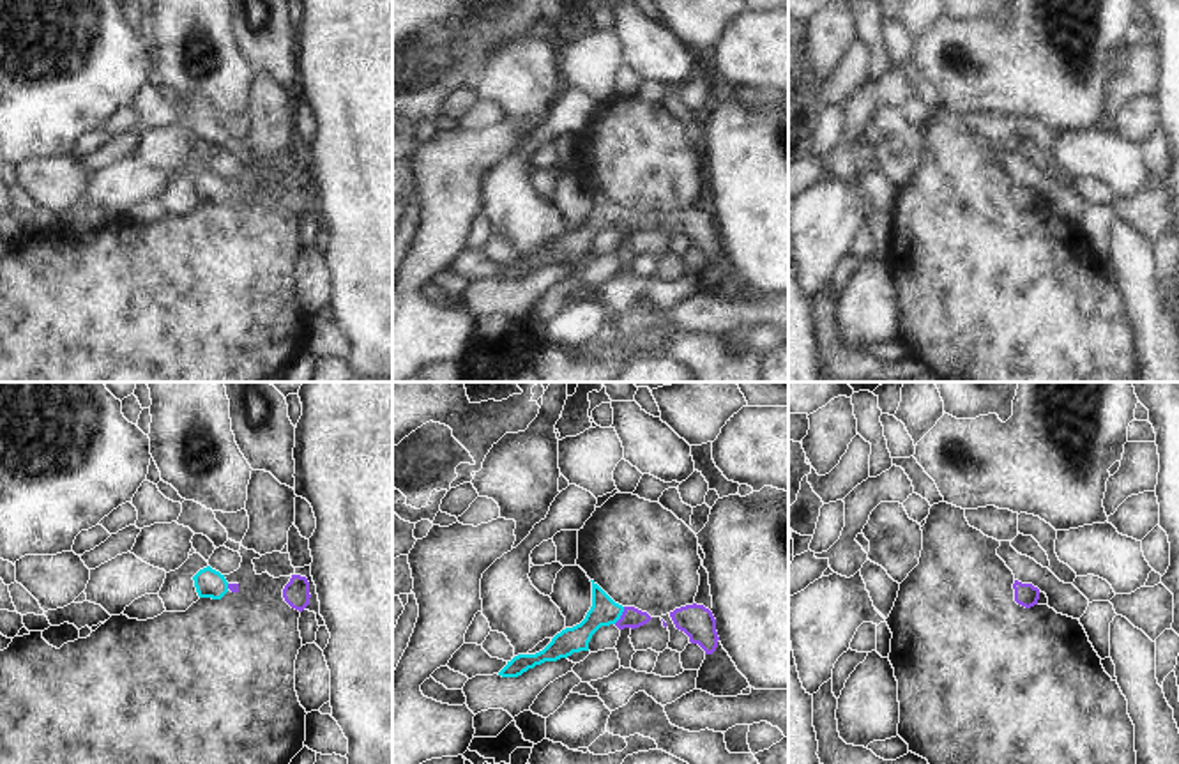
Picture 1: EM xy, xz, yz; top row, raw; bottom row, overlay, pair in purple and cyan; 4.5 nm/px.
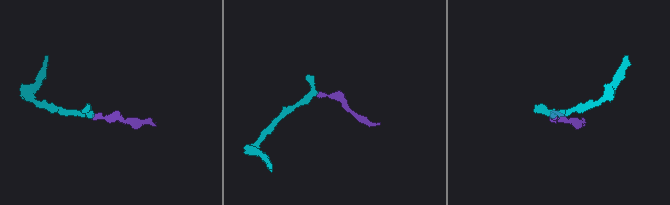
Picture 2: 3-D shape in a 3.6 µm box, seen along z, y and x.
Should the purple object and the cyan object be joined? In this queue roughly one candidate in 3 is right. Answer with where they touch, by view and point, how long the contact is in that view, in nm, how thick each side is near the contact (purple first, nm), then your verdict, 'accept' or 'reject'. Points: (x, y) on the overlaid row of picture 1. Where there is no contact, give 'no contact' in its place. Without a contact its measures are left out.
meets purple in xz at (621, 616); contact 90 nm long; 100 nm thick on the purple side, 130 nm on the other; accept

